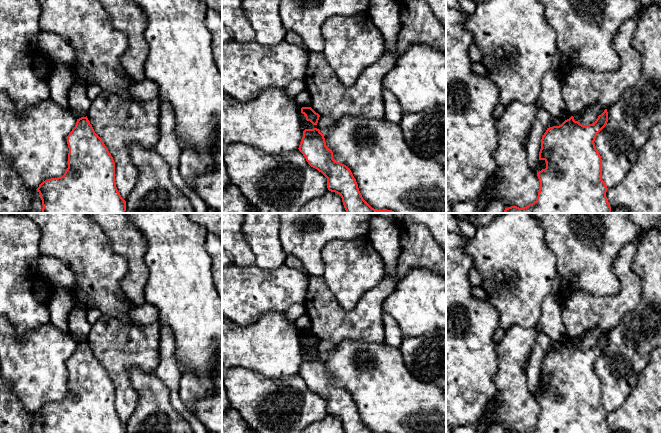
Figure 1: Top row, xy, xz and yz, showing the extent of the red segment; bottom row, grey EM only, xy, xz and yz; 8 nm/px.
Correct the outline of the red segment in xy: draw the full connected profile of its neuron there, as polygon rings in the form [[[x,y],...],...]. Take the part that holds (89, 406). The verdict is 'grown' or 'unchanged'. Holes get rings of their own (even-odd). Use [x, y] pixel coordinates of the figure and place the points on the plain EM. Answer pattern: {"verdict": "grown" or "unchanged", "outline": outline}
{"verdict": "unchanged", "outline": [[[87,340],[77,343],[75,351],[67,360],[68,392],[64,399],[43,405],[36,413],[42,424],[42,433],[126,433],[115,407],[115,386],[102,363],[95,357]]]}

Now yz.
{"verdict": "unchanged", "outline": [[[607,333],[598,340],[596,345],[589,349],[582,349],[571,340],[559,350],[547,352],[541,363],[539,384],[546,386],[546,392],[537,396],[540,413],[537,423],[524,432],[511,430],[505,433],[611,433],[606,421],[607,410],[602,404],[602,383],[595,371],[597,358],[608,346]]]}

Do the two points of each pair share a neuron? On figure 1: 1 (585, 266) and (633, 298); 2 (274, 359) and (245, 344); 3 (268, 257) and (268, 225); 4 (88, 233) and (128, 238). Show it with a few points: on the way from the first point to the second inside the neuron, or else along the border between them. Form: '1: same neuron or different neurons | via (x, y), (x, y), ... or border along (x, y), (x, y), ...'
1: different neurons | border along (611, 267), (619, 281), (619, 291), (597, 296)
2: same neuron | via (267, 352), (261, 346), (252, 345)
3: same neuron | via (268, 249), (268, 233)
4: different neurons | border along (96, 223), (102, 229), (107, 245), (118, 255)

